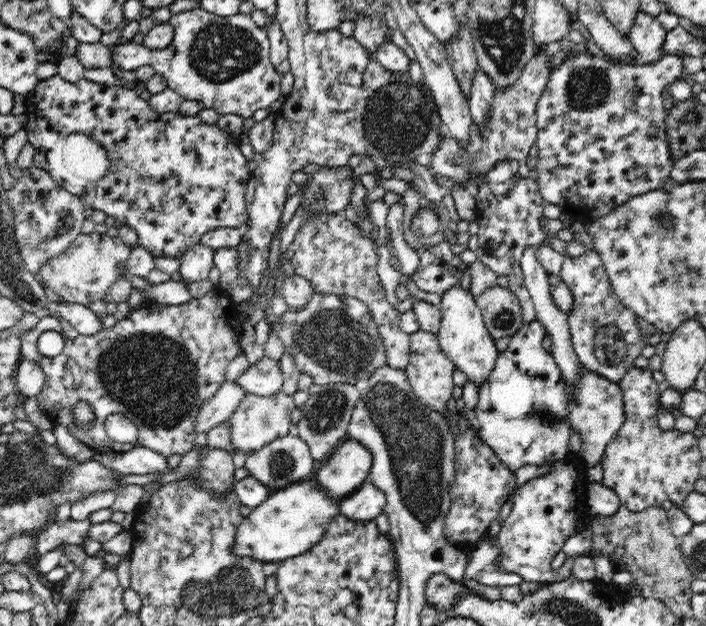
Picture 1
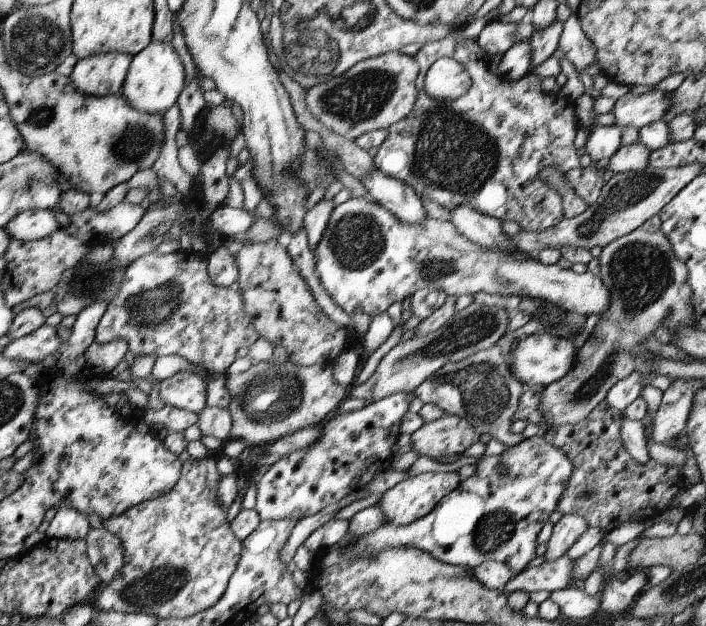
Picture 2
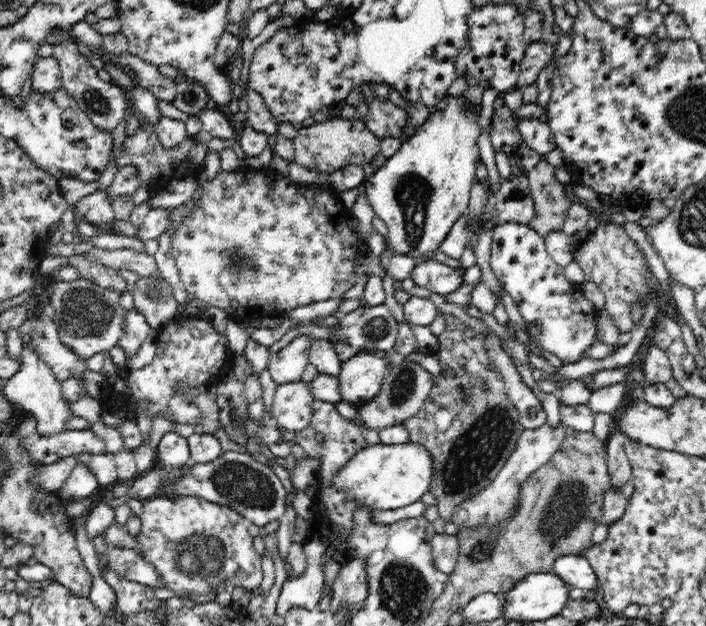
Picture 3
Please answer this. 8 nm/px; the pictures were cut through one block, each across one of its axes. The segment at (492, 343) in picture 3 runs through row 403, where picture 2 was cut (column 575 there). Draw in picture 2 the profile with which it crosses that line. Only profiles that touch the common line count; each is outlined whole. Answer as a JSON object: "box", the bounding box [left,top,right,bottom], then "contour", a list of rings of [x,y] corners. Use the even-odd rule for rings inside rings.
{"box":[545,514,589,562],"contour":[[[563,514],[551,532],[551,538],[547,542],[547,552],[545,552],[545,562],[557,560],[565,556],[569,546],[579,538],[579,534],[587,528],[589,524],[579,516],[579,514]]]}

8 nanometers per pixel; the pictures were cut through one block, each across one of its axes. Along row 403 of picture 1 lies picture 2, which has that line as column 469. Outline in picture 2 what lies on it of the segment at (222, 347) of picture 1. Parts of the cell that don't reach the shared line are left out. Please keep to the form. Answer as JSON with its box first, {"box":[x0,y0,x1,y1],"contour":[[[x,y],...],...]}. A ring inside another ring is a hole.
{"box":[375,30,601,232],"contour":[[[455,30],[447,38],[439,42],[429,42],[419,48],[413,56],[419,66],[419,74],[415,78],[417,100],[411,112],[387,128],[387,138],[381,142],[375,154],[375,168],[383,176],[397,178],[403,184],[411,186],[419,198],[429,202],[437,202],[445,210],[457,210],[457,206],[471,206],[479,214],[497,218],[501,222],[515,222],[523,232],[541,232],[557,226],[563,220],[563,202],[561,196],[551,190],[545,182],[539,180],[539,172],[549,166],[557,166],[565,178],[571,182],[575,194],[581,198],[585,206],[591,206],[601,198],[601,172],[597,170],[597,162],[591,160],[585,168],[579,166],[581,150],[575,148],[577,134],[577,116],[573,114],[573,100],[563,98],[559,94],[547,94],[541,90],[541,78],[535,74],[527,74],[517,82],[501,82],[495,74],[489,72],[489,58],[479,48],[477,40],[469,40],[461,36],[461,30]],[[439,58],[453,58],[467,70],[471,78],[469,90],[457,100],[437,100],[431,98],[423,88],[423,76],[429,66]]]}

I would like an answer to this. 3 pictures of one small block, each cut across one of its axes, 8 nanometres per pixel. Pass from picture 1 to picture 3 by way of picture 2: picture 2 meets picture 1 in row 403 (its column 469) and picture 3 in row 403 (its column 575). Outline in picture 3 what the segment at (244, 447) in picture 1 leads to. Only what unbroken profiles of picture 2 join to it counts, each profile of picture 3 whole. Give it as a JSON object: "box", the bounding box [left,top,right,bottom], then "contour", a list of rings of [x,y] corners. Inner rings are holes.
{"box":[272,382,316,432],"contour":[[[290,382],[280,384],[276,388],[274,406],[272,406],[272,420],[278,426],[286,428],[288,432],[302,432],[310,426],[314,414],[316,398],[310,394],[306,382]]]}

